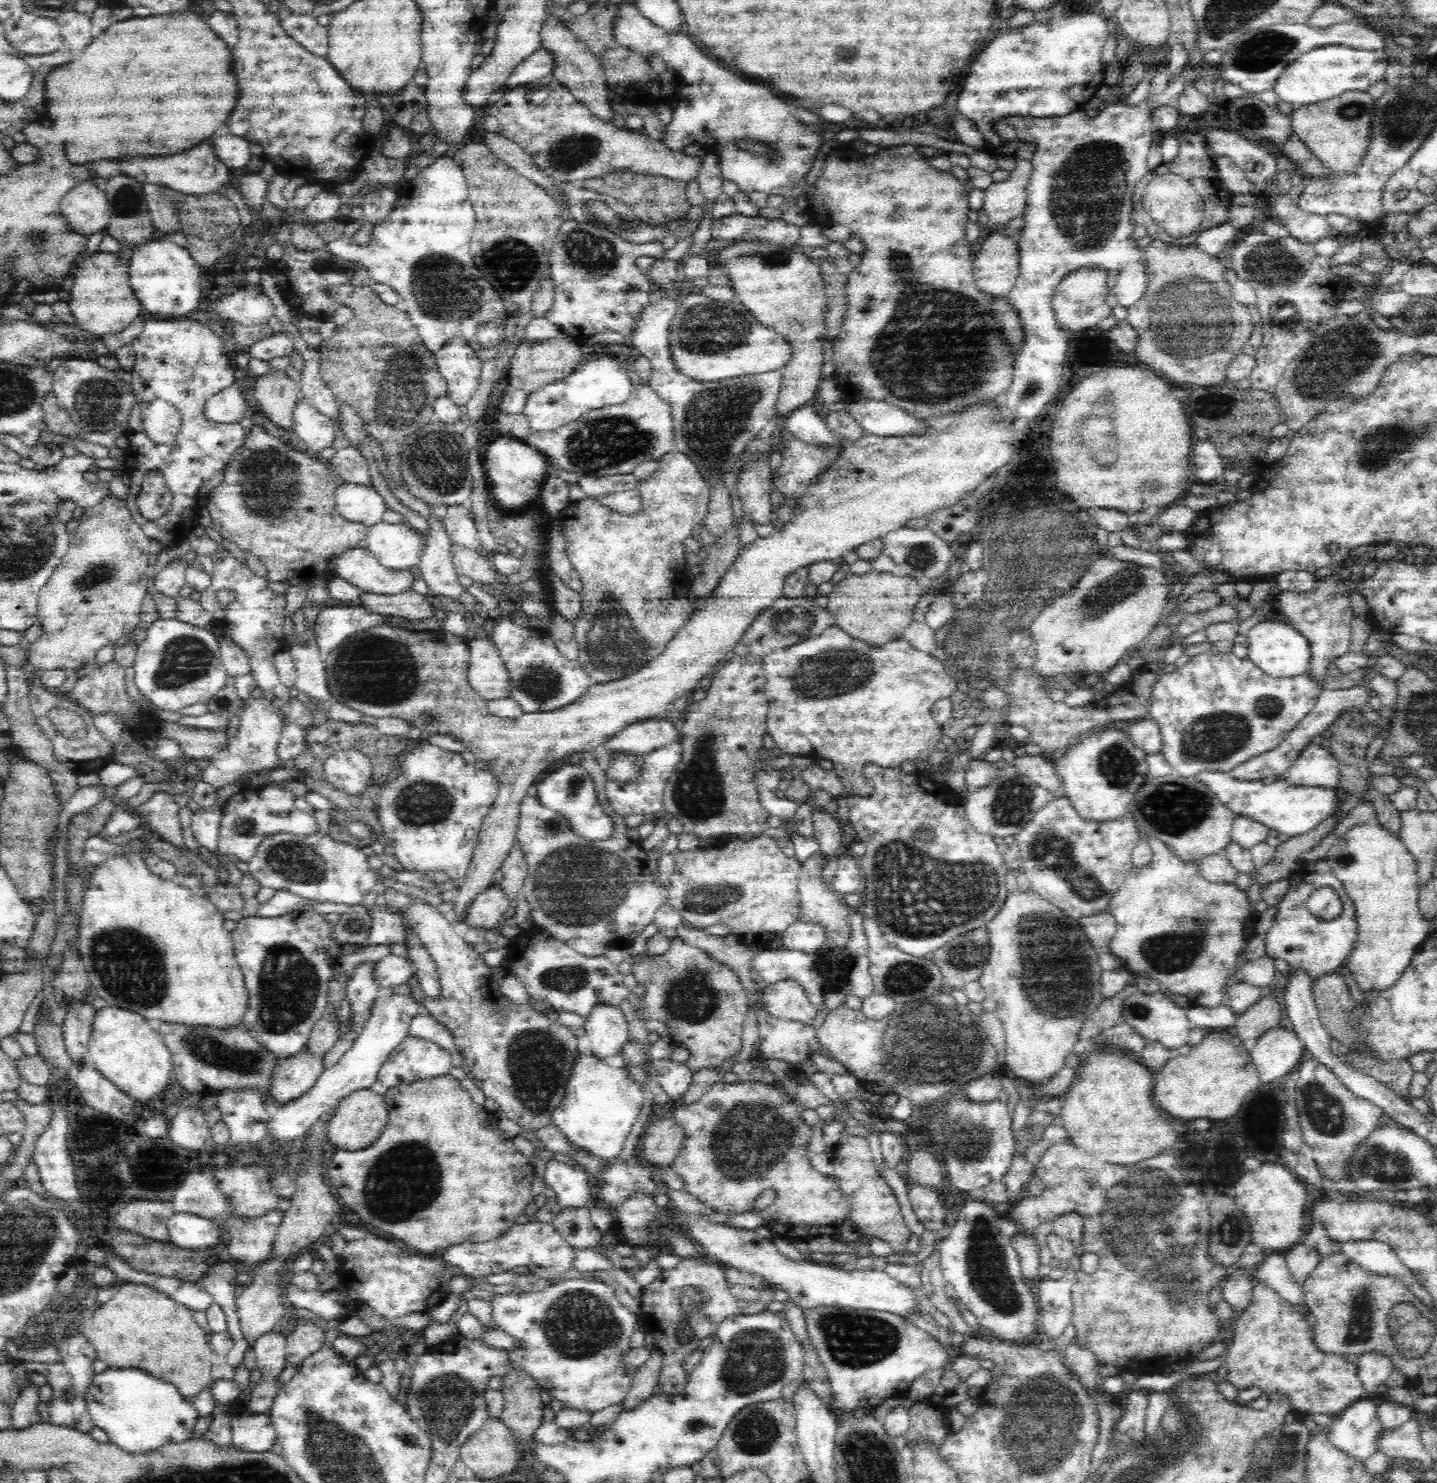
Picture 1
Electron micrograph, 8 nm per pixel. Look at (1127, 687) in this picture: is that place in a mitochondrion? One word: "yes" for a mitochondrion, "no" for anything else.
no

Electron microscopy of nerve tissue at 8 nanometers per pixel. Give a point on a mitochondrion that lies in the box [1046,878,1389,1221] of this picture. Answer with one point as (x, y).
(1187, 945)

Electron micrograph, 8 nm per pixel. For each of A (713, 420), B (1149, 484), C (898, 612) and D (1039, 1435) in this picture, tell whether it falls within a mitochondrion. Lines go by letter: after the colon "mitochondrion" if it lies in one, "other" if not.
A: mitochondrion
B: mitochondrion
C: other
D: mitochondrion

